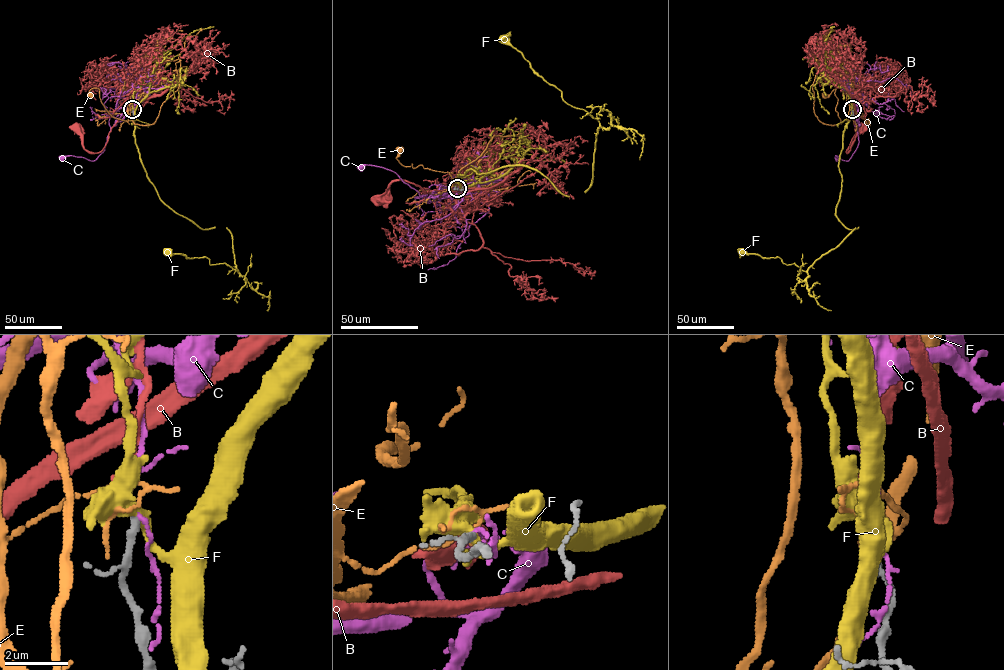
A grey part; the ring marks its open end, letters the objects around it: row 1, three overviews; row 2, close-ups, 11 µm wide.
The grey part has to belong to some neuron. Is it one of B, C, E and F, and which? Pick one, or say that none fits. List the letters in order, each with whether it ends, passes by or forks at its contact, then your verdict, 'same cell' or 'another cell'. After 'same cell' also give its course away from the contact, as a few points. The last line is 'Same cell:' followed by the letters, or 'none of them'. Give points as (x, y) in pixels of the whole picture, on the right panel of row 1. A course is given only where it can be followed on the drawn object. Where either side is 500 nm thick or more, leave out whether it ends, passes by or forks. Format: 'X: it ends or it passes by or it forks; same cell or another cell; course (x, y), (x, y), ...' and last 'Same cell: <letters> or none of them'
B: it ends; same cell; course (852, 109), (857, 99), (852, 100), (856, 136), (847, 153), (861, 126)
C: it passes by; another cell
E: it passes by; another cell
F: it passes by; another cell
Same cell: B

